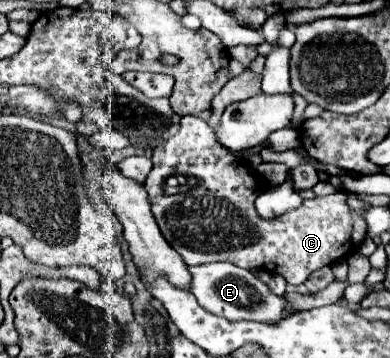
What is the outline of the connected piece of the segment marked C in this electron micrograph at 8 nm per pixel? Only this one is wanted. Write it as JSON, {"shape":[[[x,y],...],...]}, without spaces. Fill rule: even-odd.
{"shape":[[[181,118],[179,134],[173,138],[177,140],[177,150],[171,146],[159,146],[159,150],[153,152],[153,170],[145,180],[151,212],[161,234],[189,266],[231,262],[249,270],[257,268],[277,272],[289,284],[299,286],[311,272],[333,264],[359,248],[367,234],[363,214],[369,204],[359,202],[357,194],[351,192],[305,200],[301,208],[265,220],[265,224],[255,224],[255,218],[239,218],[239,210],[255,210],[255,198],[267,186],[261,176],[255,176],[249,164],[239,158],[239,188],[233,196],[227,194],[225,198],[225,192],[219,192],[217,188],[219,156],[225,154],[225,148],[221,148],[217,138],[205,130],[211,128],[201,118]],[[203,158],[211,158],[207,160],[209,164]],[[211,176],[215,178],[215,196]]]}

